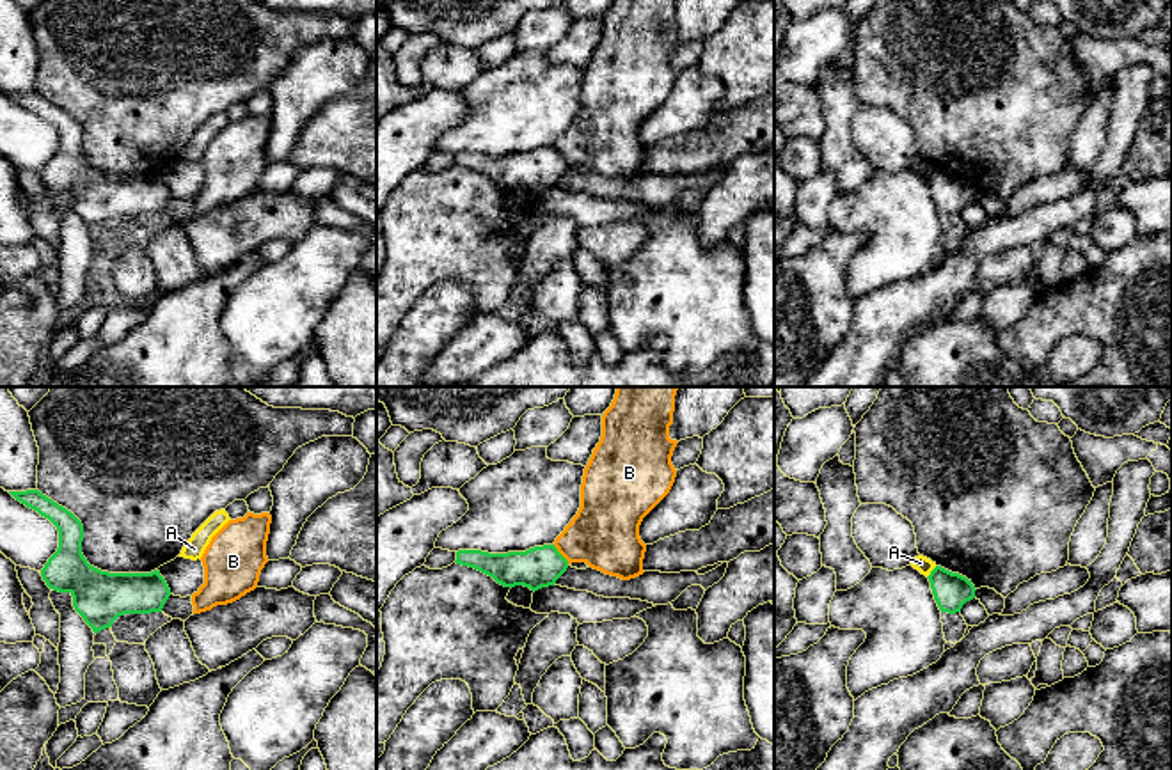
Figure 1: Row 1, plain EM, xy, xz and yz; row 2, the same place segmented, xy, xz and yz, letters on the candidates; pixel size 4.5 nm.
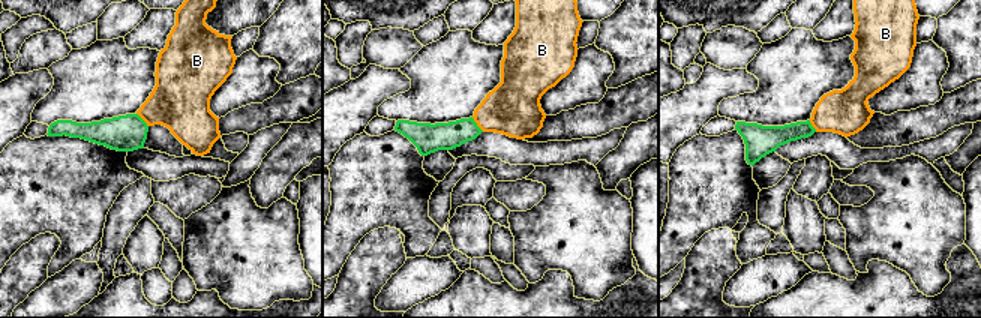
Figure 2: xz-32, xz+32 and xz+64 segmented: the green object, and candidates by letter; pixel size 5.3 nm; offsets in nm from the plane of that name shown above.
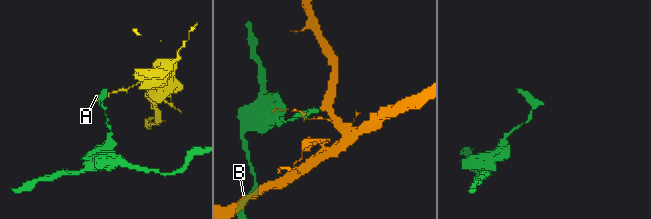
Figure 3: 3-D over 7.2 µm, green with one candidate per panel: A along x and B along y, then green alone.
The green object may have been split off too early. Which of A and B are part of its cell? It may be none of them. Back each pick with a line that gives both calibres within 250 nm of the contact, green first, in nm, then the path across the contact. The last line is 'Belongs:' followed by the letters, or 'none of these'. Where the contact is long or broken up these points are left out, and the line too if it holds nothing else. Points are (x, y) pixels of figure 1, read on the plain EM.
Belongs: none of these

